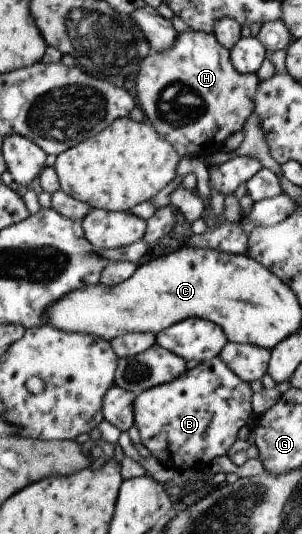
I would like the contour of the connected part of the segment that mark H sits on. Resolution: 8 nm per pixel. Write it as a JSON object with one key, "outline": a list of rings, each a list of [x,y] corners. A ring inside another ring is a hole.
{"outline":[[[192,31],[178,33],[174,44],[165,51],[148,53],[137,66],[134,75],[136,98],[146,122],[173,146],[179,157],[186,155],[207,157],[222,150],[222,143],[232,133],[238,132],[253,112],[253,96],[259,85],[255,73],[239,74],[231,65],[226,50],[210,33]]]}

